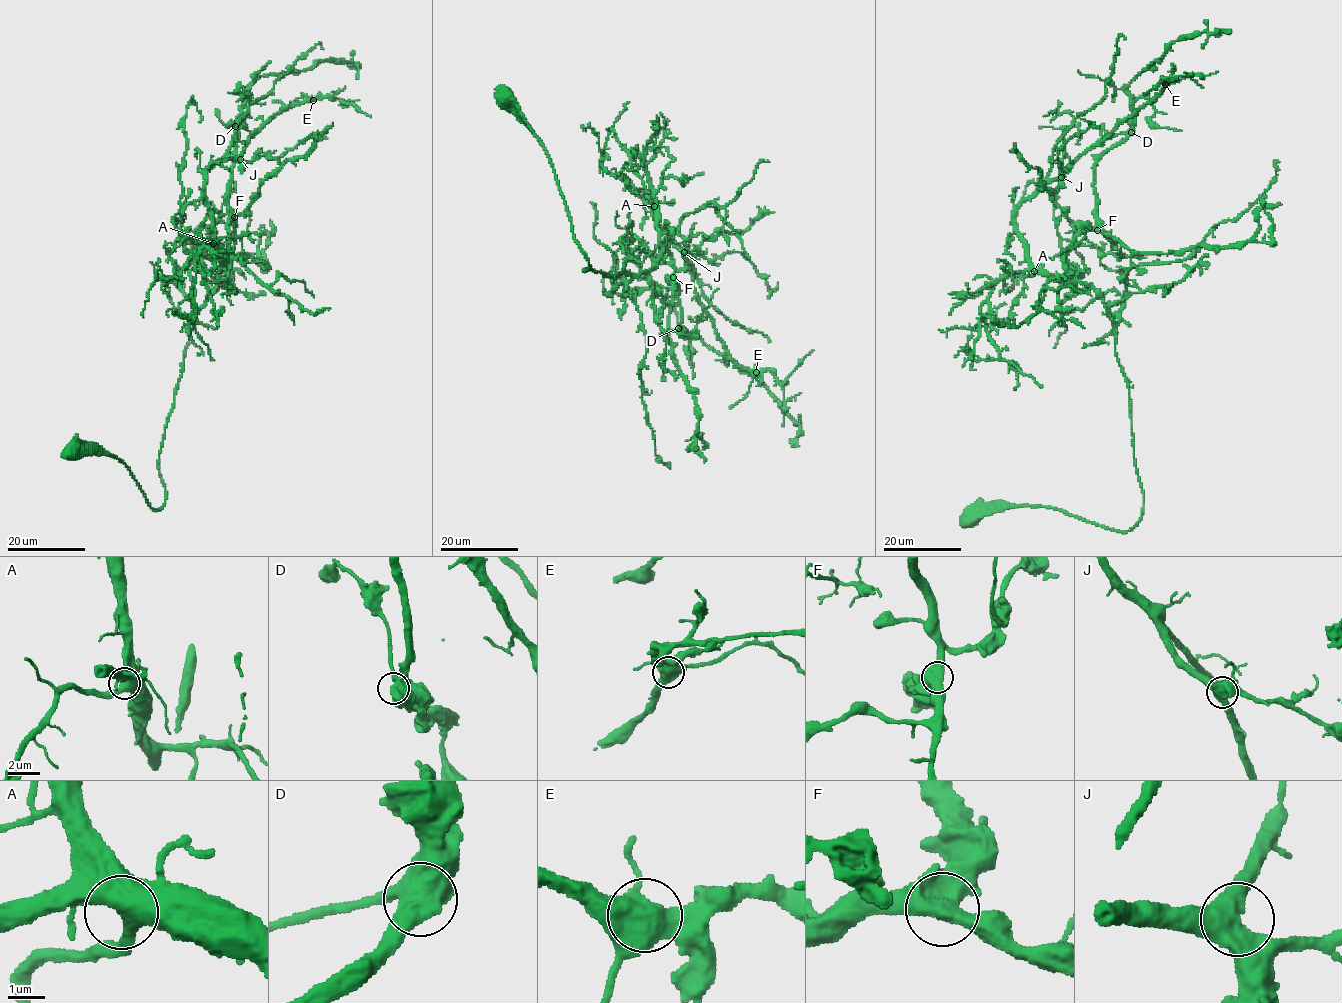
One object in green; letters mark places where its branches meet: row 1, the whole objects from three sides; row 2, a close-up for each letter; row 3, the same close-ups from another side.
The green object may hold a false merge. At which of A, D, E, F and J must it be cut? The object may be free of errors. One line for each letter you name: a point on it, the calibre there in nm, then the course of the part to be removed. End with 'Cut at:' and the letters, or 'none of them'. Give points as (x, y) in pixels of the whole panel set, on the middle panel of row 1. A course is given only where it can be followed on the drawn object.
Cut at: none of them

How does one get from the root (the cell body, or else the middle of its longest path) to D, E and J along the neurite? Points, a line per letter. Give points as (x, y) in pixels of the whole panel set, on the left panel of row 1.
D: (73, 452), (118, 458), (153, 509), (165, 503), (165, 425), (196, 312), (229, 241), (235, 126)
E: (73, 452), (118, 458), (153, 509), (163, 506), (158, 456), (184, 351), (224, 268), (205, 171), (313, 100)
J: (73, 452), (118, 458), (153, 509), (165, 503), (165, 425), (196, 312), (224, 268), (205, 171), (240, 159)

